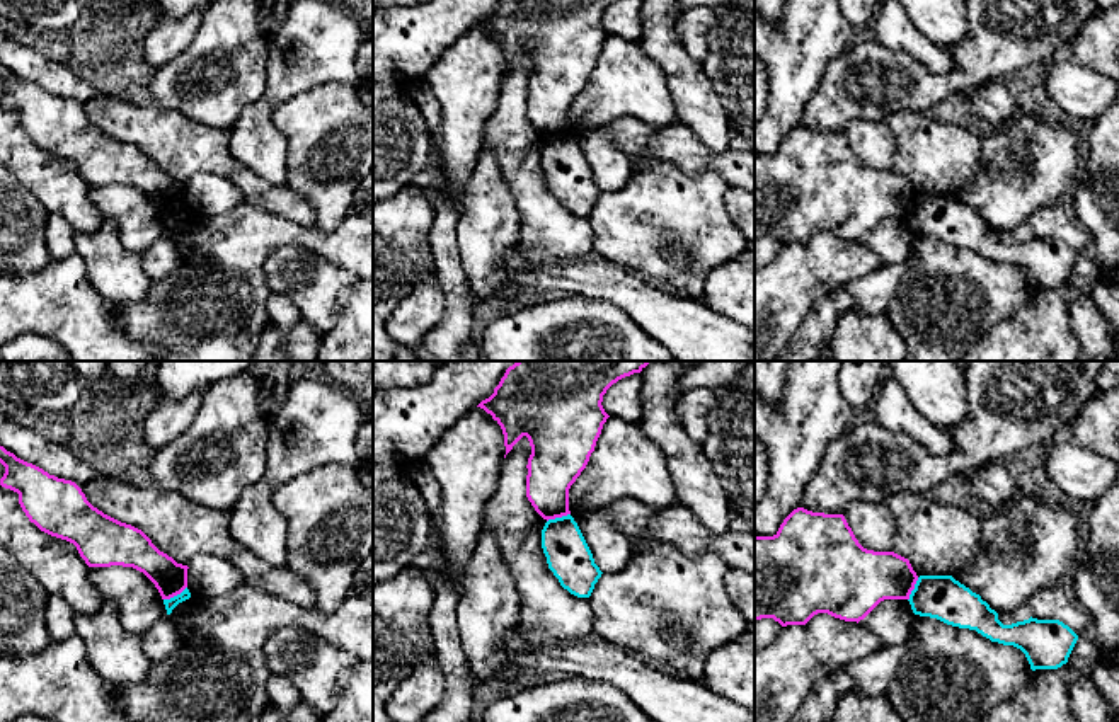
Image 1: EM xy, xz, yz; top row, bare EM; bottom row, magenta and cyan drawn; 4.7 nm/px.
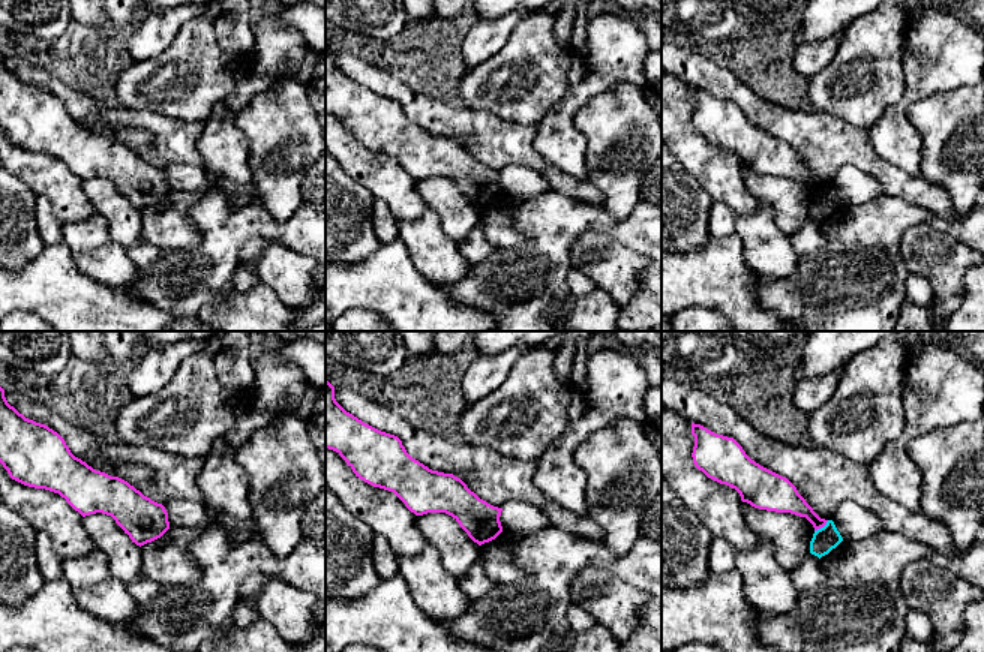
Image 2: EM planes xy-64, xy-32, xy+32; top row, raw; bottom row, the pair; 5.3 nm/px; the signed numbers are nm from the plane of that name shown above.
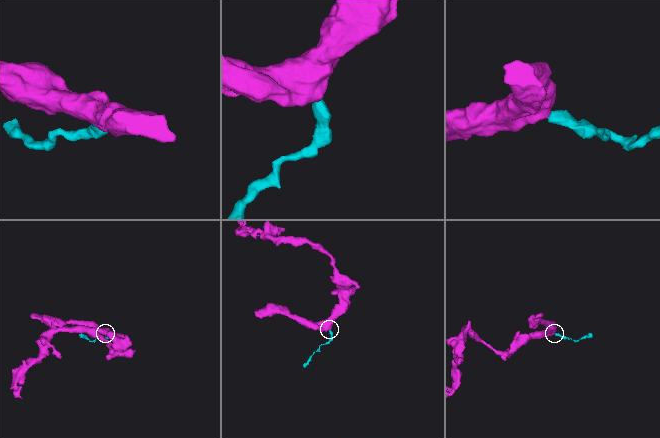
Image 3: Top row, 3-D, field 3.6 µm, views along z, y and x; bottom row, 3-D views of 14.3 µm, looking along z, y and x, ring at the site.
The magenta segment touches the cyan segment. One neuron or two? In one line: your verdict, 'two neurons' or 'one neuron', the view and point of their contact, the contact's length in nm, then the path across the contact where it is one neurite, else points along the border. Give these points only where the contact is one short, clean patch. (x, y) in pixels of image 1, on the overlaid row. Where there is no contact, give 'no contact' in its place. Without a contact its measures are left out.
two neurons; meets magenta in xy at (174, 595); contact 130 nm long; border along xy (186, 586), (164, 600)

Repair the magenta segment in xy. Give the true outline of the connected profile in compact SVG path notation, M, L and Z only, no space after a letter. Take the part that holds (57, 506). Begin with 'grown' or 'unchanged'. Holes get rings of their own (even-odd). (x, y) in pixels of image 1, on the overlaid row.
unchanged | M3 446L0 463L5 467L0 485L19 494L29 521L73 543L89 567L133 567L155 584L162 599L187 587L187 565L160 552L141 530L94 507L75 482L49 475Z

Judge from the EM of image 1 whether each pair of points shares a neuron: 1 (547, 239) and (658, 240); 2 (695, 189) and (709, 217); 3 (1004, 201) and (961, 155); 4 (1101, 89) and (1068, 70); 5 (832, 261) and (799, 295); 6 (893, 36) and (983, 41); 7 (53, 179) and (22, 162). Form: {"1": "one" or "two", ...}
{"1": "two", "2": "one", "3": "two", "4": "one", "5": "one", "6": "two", "7": "one"}

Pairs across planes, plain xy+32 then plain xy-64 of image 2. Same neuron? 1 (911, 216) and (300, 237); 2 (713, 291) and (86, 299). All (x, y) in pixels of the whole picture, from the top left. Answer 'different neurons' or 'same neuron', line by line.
1: same neuron
2: same neuron

